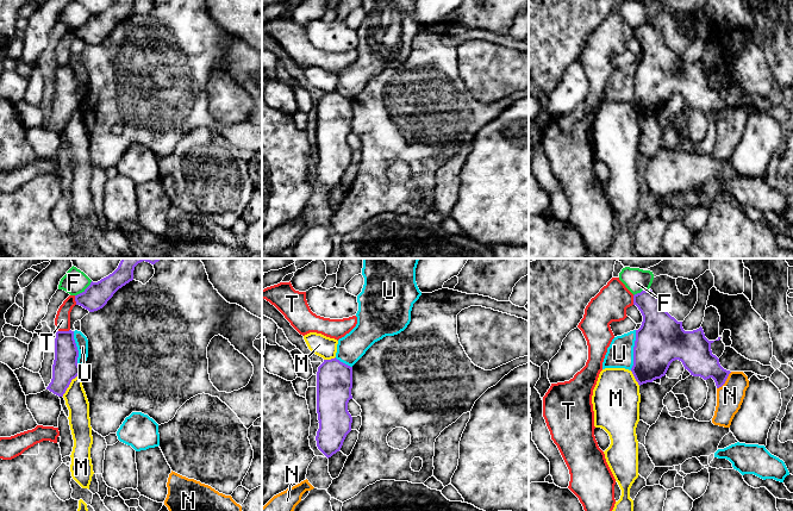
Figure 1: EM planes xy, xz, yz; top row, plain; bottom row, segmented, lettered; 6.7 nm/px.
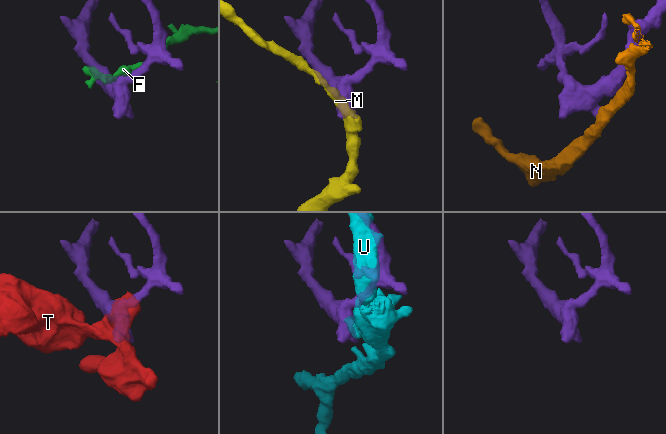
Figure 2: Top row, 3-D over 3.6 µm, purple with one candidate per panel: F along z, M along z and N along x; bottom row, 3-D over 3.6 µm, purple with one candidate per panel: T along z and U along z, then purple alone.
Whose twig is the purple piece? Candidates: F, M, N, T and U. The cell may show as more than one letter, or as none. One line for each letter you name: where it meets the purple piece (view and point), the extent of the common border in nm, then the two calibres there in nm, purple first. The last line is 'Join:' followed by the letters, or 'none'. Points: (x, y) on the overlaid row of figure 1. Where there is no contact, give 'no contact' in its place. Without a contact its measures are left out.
Join: none

